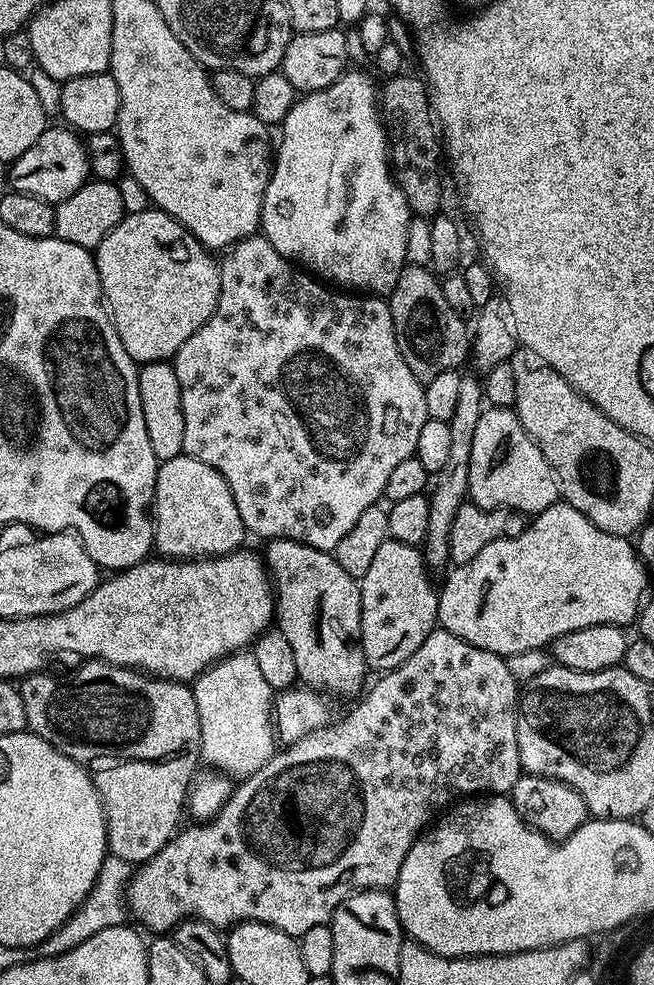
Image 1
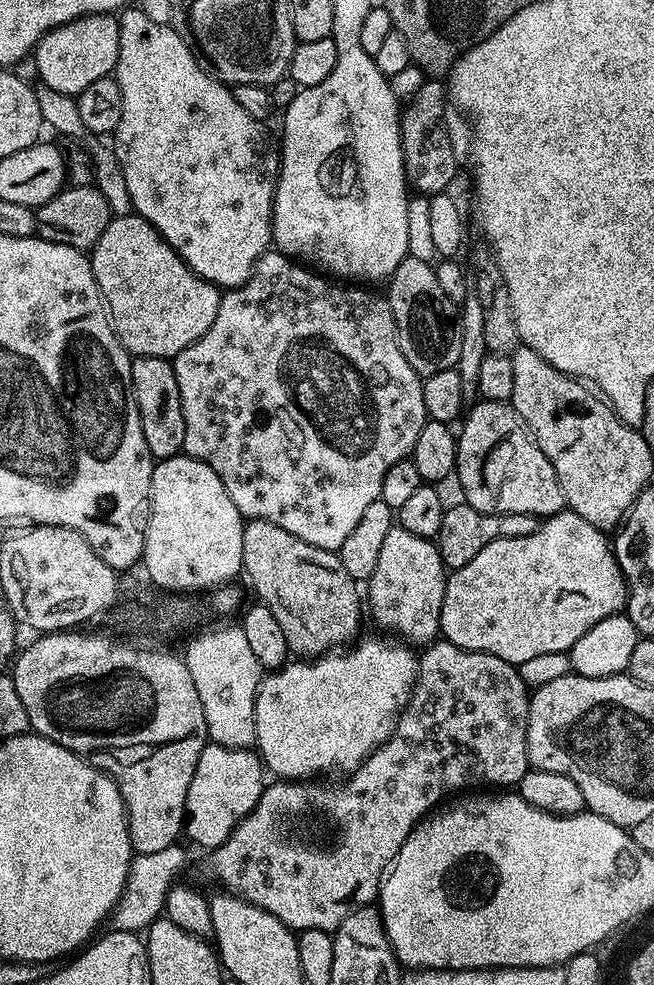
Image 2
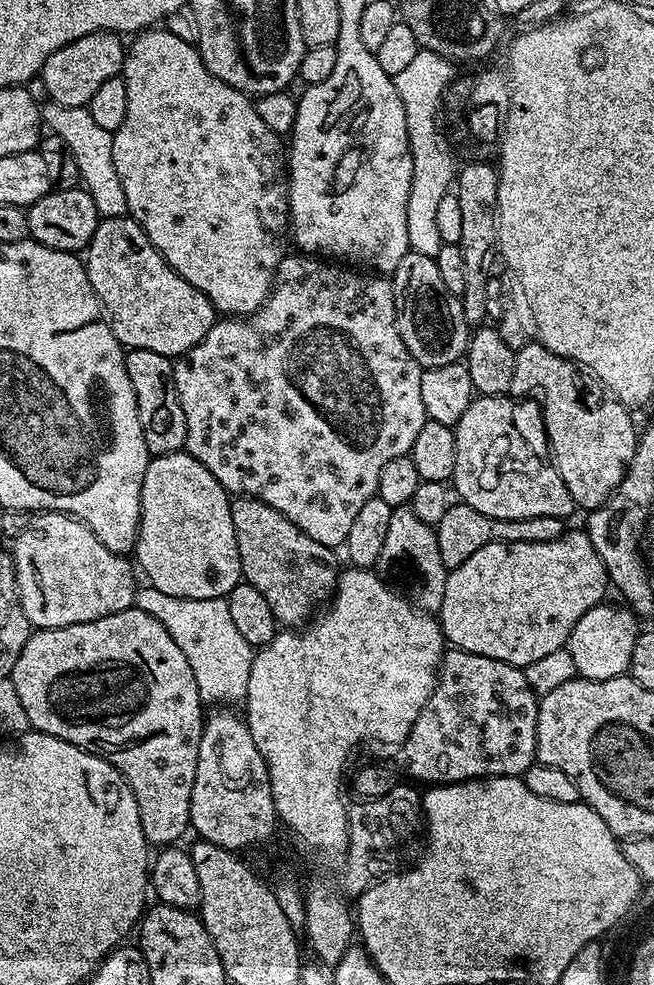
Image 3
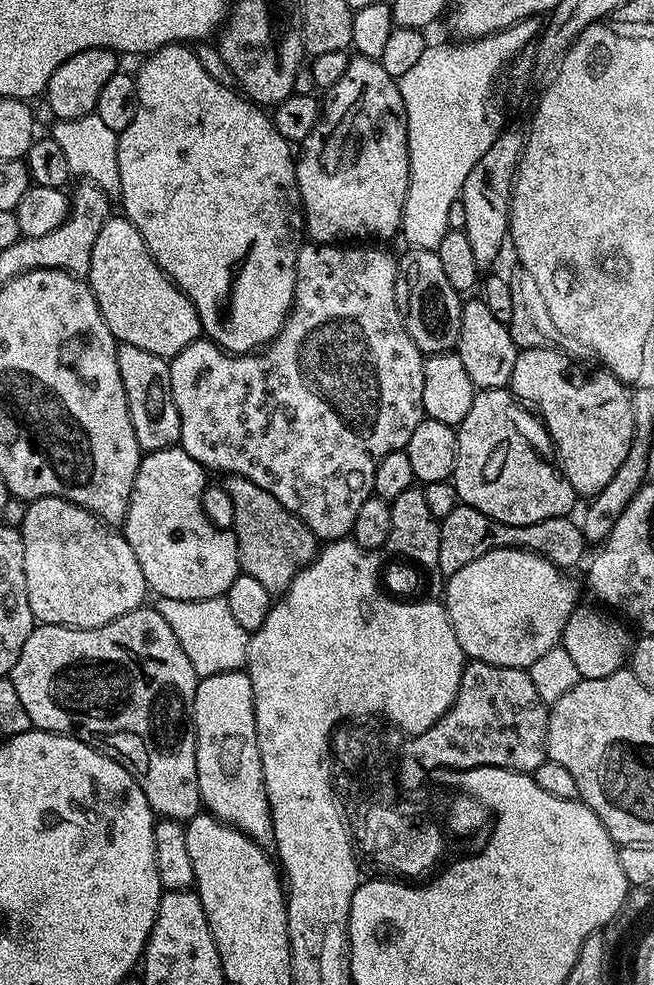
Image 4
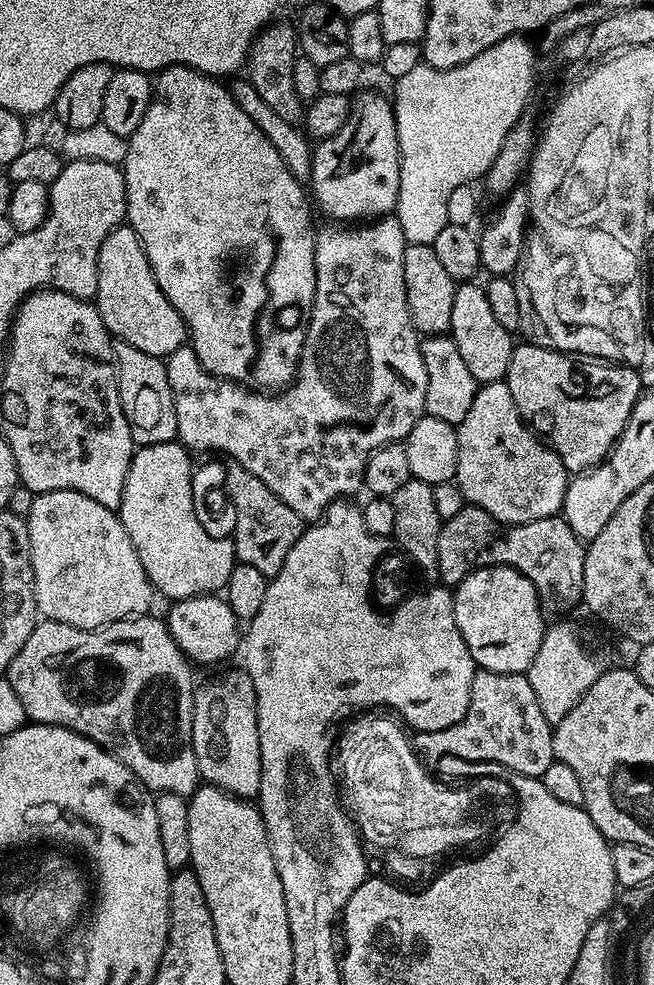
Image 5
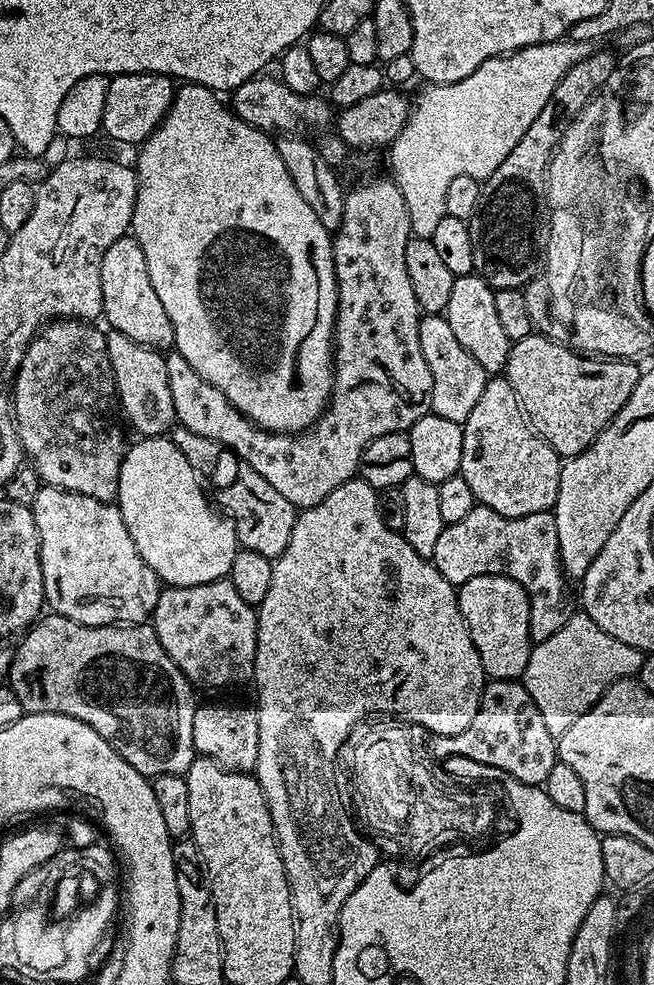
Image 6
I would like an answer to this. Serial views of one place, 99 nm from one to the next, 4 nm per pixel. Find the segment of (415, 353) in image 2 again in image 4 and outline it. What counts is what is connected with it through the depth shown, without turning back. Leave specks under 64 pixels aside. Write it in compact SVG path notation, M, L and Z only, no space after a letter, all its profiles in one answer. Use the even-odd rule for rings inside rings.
M408 248L405 253L396 266L396 295L406 334L410 334L414 346L418 346L425 357L453 351L460 333L461 293L450 286L435 250Z

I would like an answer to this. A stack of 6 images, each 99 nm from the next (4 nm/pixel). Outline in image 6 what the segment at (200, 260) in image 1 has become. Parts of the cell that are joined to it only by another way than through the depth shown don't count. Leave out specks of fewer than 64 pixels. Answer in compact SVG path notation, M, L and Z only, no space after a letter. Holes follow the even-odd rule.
M130 234L118 238L118 242L106 250L106 258L102 258L102 298L102 316L112 323L111 331L126 334L126 338L134 338L134 342L147 348L168 350L173 347L174 326L170 326L170 318L150 282L150 274L146 271L146 254L142 254L142 246L138 246Z

